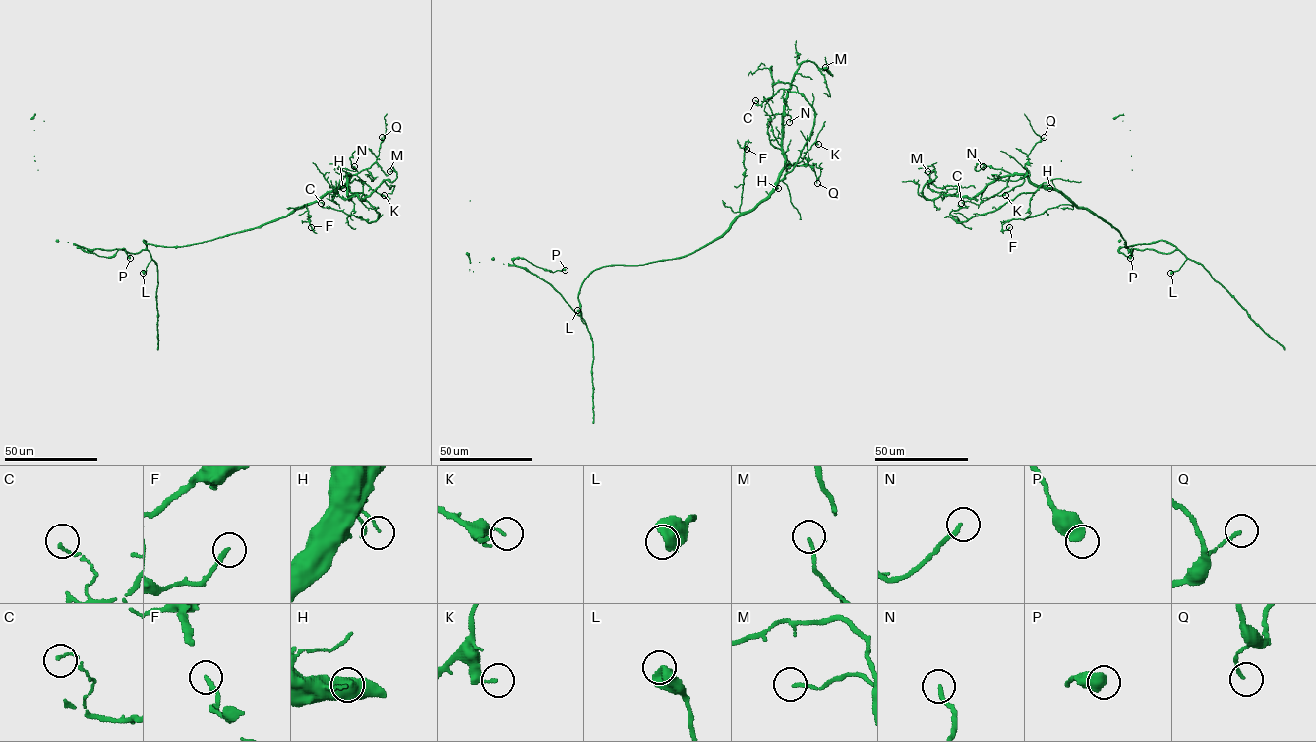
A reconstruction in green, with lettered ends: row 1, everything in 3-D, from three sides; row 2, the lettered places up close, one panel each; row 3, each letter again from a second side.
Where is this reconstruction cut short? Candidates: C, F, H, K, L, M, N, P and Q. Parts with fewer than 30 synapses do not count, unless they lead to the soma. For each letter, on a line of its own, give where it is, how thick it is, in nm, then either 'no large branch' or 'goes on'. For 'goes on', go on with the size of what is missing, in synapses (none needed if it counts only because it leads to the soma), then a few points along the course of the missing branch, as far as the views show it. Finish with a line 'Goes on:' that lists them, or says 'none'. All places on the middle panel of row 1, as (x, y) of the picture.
C: (755, 100) | 110 nm | no large branch
F: (747, 149) | 220 nm | no large branch
H: (778, 188) | 100 nm | no large branch
K: (818, 144) | 160 nm | no large branch
L: (577, 310) | 650 nm | no large branch
M: (825, 67) | 140 nm | no large branch
N: (789, 122) | 190 nm | no large branch
P: (565, 270) | 650 nm | no large branch
Q: (817, 183) | 120 nm | no large branch
Goes on: none

